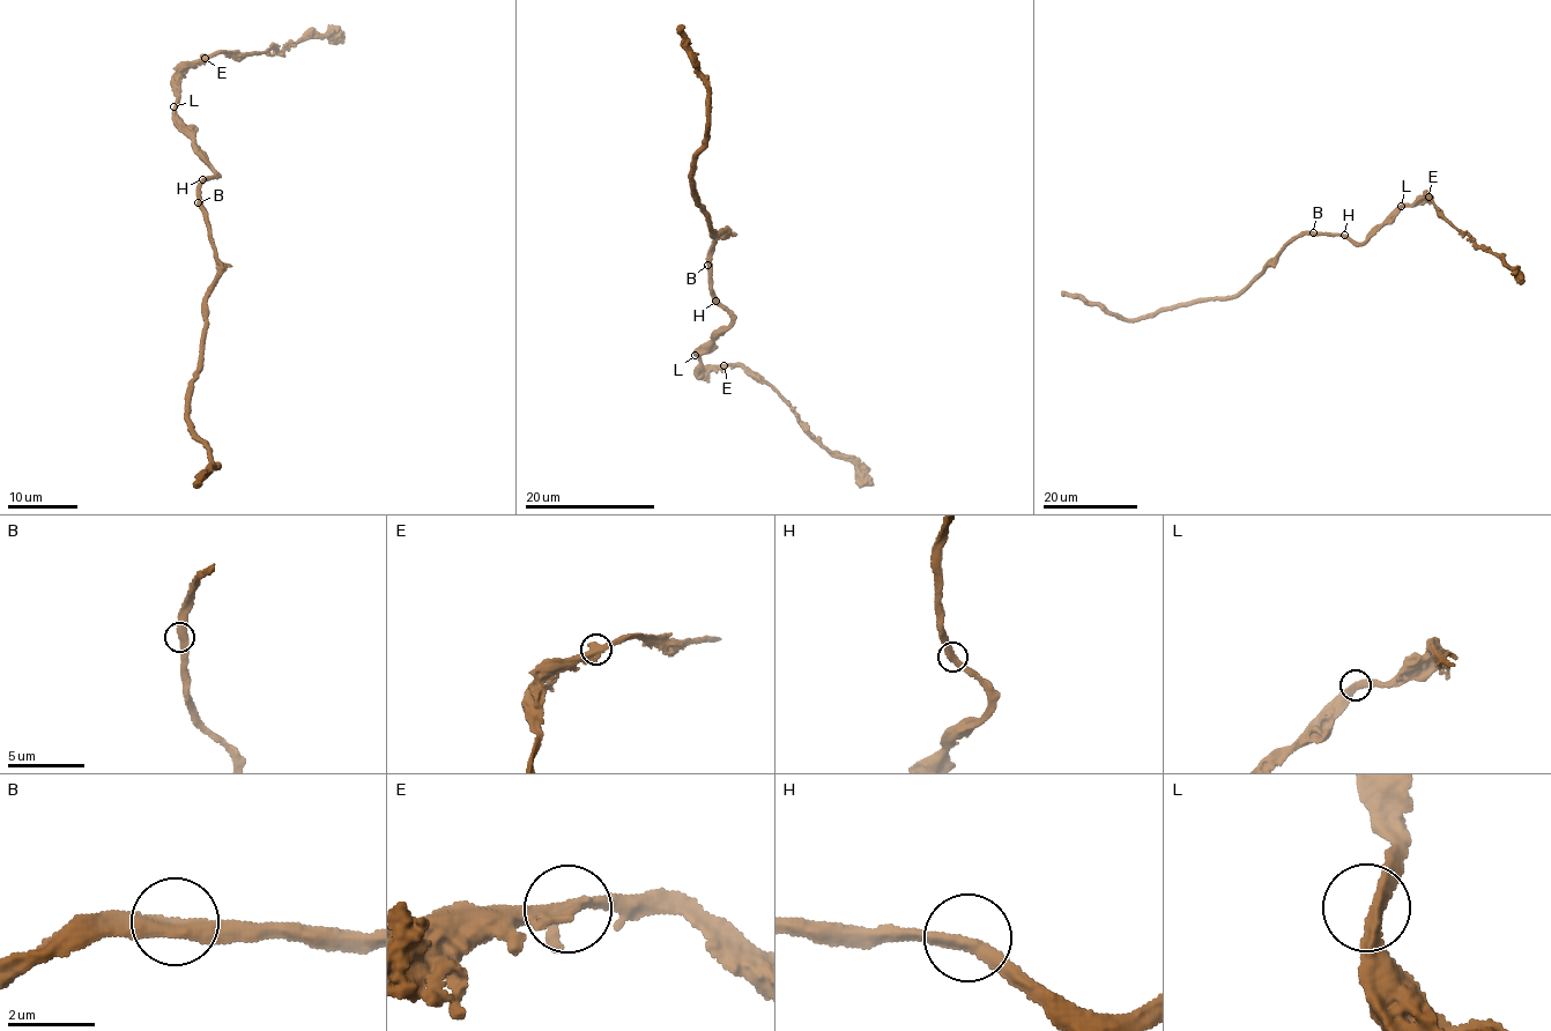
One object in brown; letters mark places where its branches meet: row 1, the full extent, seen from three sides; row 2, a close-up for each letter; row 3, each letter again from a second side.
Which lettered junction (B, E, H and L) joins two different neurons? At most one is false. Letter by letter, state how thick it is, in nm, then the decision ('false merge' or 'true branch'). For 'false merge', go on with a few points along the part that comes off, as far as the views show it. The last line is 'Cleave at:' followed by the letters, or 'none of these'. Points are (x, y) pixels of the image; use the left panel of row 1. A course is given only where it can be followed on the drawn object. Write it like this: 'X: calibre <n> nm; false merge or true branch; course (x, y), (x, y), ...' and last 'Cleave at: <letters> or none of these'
B: calibre 360 nm; true branch
E: calibre 340 nm; true branch
H: calibre 340 nm; true branch
L: calibre 340 nm; true branch
Cleave at: none of these

